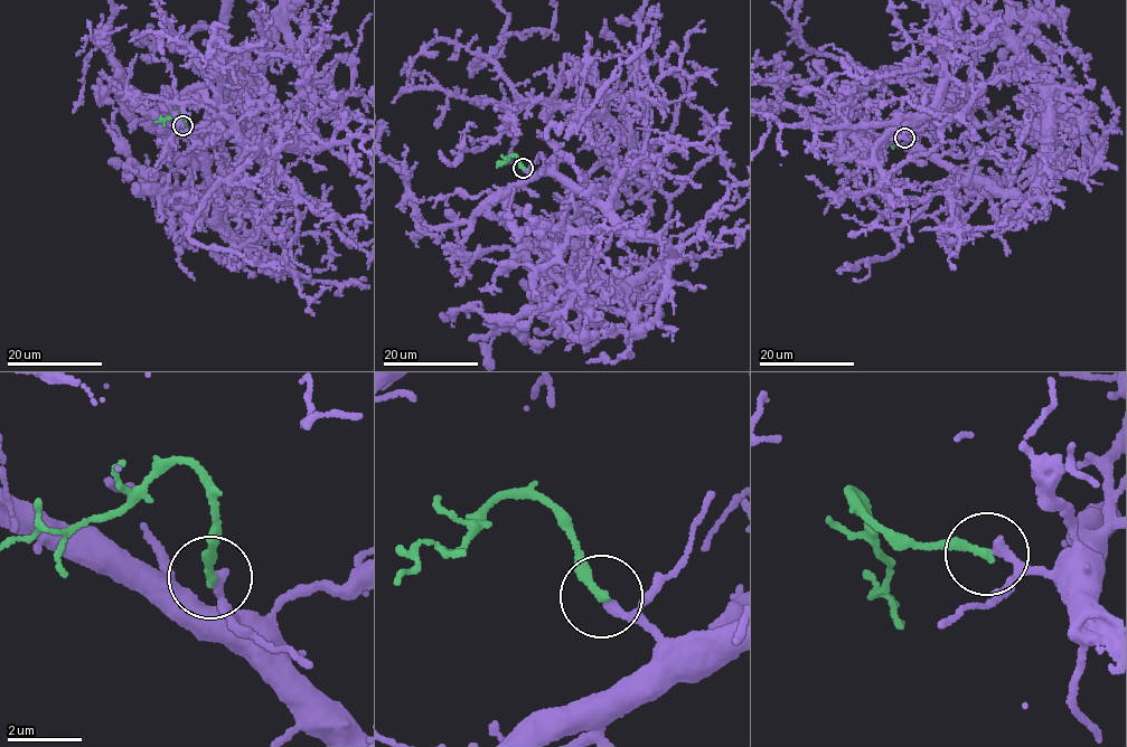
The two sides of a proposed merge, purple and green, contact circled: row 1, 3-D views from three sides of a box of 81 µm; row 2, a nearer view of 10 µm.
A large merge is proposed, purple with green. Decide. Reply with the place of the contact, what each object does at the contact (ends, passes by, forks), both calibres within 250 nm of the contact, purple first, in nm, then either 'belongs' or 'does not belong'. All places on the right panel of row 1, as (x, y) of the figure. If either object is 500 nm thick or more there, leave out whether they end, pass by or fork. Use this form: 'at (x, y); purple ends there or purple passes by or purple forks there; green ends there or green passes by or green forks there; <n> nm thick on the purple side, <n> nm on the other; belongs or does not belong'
at (904, 138); purple passes by; green ends there; 200 nm thick on the purple side, 260 nm on the other; belongs

